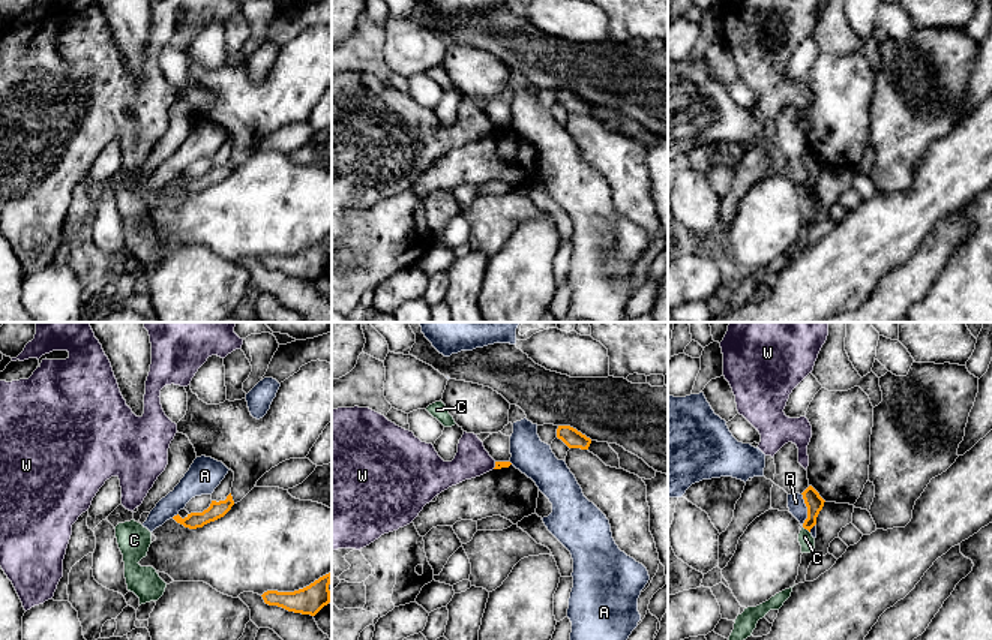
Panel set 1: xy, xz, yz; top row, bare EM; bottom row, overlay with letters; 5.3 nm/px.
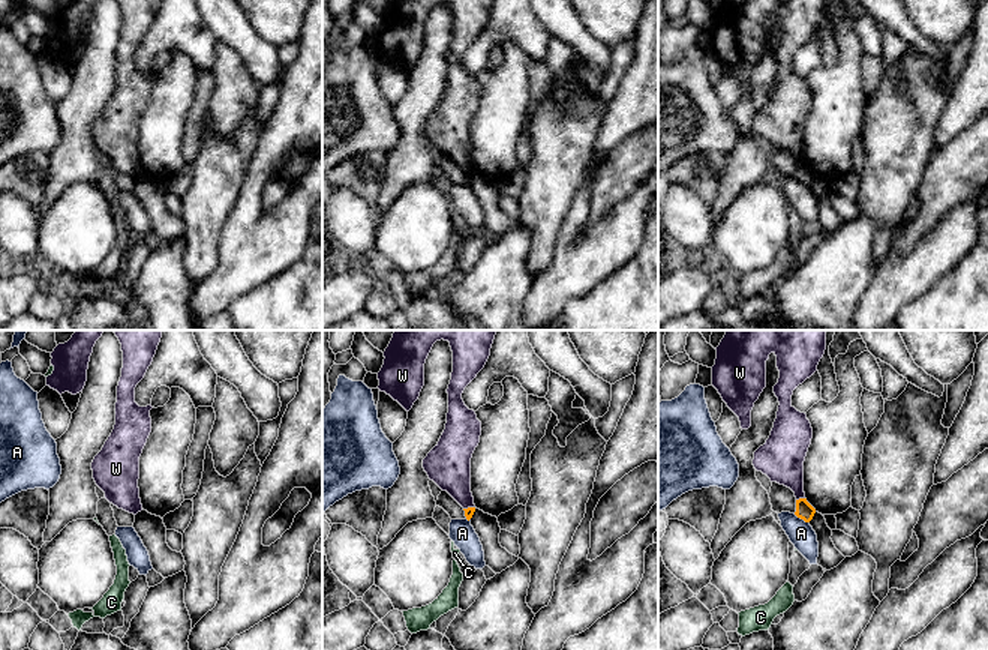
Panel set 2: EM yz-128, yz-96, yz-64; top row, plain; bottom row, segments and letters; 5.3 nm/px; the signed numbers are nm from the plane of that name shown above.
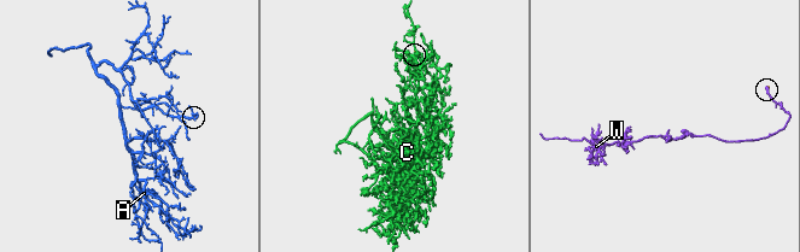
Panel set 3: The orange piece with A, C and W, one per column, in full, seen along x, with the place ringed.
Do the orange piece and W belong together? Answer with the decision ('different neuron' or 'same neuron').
different neuron

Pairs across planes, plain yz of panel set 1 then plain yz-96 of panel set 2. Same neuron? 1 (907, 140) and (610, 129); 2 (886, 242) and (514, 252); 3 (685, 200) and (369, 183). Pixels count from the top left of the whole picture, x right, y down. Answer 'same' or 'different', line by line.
1: different
2: same
3: different

